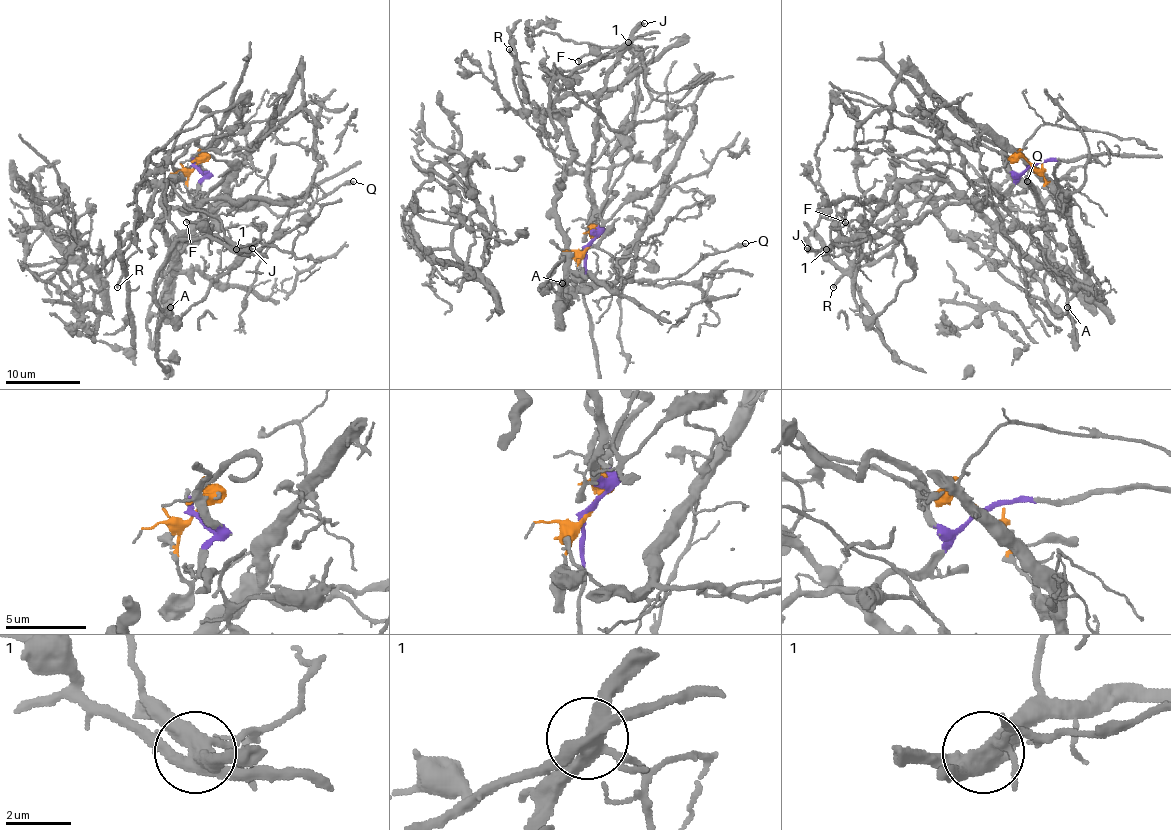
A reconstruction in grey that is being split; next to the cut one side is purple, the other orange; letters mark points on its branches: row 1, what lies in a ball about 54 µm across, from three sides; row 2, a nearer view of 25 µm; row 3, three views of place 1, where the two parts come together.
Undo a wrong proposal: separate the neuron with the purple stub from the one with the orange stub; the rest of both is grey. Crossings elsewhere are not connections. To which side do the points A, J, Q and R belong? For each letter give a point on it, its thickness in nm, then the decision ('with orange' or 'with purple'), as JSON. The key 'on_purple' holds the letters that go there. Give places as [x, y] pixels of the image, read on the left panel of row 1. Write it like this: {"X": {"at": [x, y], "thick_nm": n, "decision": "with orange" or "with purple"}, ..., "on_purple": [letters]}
{"A": {"at": [170, 307], "thick_nm": 180, "decision": "with orange"}, "J": {"at": [252, 248], "thick_nm": 400, "decision": "with purple"}, "Q": {"at": [353, 181], "thick_nm": 360, "decision": "with orange"}, "R": {"at": [117, 287], "thick_nm": 220, "decision": "with orange"}, "on_purple": ["J"]}

